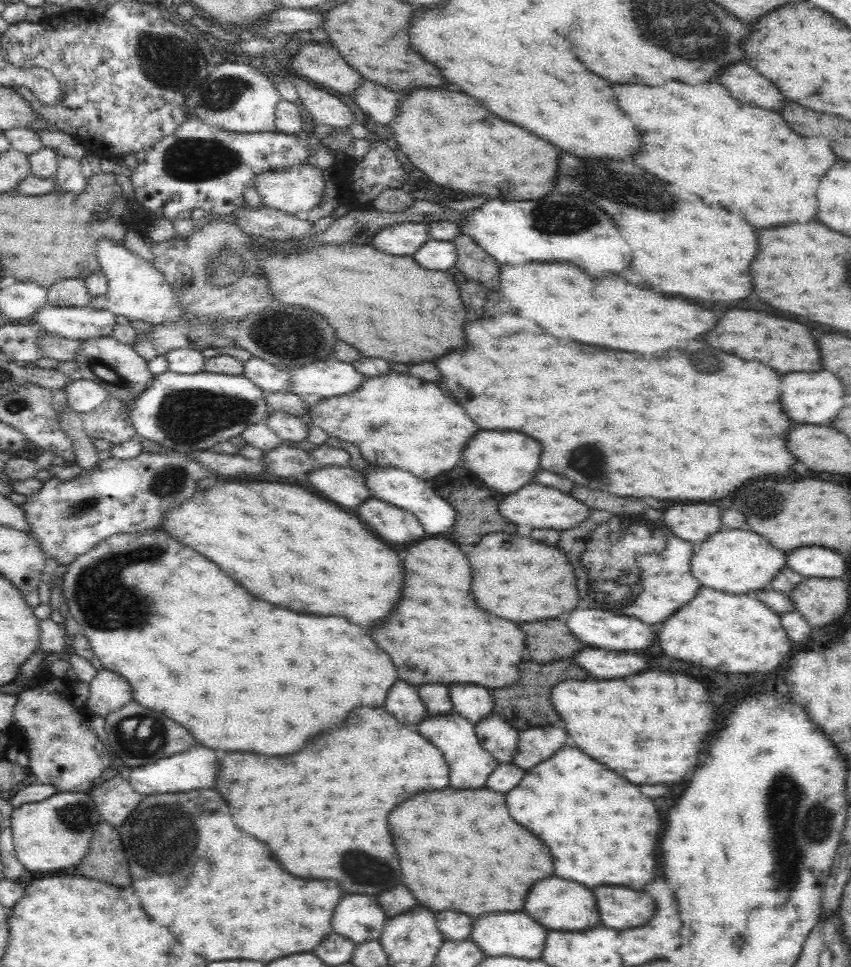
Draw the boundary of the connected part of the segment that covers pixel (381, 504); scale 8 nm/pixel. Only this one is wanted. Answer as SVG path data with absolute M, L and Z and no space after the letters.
M368 497L356 508L358 520L362 520L378 538L388 542L418 542L418 538L426 538L420 521L408 511L393 504Z

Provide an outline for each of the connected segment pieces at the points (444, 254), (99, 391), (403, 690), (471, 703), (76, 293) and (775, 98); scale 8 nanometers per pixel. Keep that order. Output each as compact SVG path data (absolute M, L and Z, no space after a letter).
M426 239L411 257L426 270L446 271L456 260L456 249L451 241Z
M80 376L70 379L63 390L65 391L67 406L82 414L100 406L109 395L109 392L98 383L84 380Z
M396 680L390 686L384 708L388 714L411 727L427 716L425 706L417 695L417 690L400 680Z
M474 684L448 686L451 708L466 720L476 724L492 712L492 699L489 690Z
M76 277L57 280L45 294L46 304L62 308L86 306L91 297L83 279Z
M740 62L724 68L718 76L718 83L732 94L732 98L758 108L778 110L784 102L784 96L780 96L768 80L764 80L754 68Z

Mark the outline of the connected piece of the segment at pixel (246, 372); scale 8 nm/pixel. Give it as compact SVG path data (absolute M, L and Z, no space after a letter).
M252 357L242 362L242 376L252 381L264 393L286 392L287 371L278 370L264 359Z

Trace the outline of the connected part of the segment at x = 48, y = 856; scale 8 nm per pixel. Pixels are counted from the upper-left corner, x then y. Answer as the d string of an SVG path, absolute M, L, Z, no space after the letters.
M56 792L44 800L23 804L9 817L9 829L17 859L27 872L54 872L70 868L84 856L95 824L102 822L89 793Z

